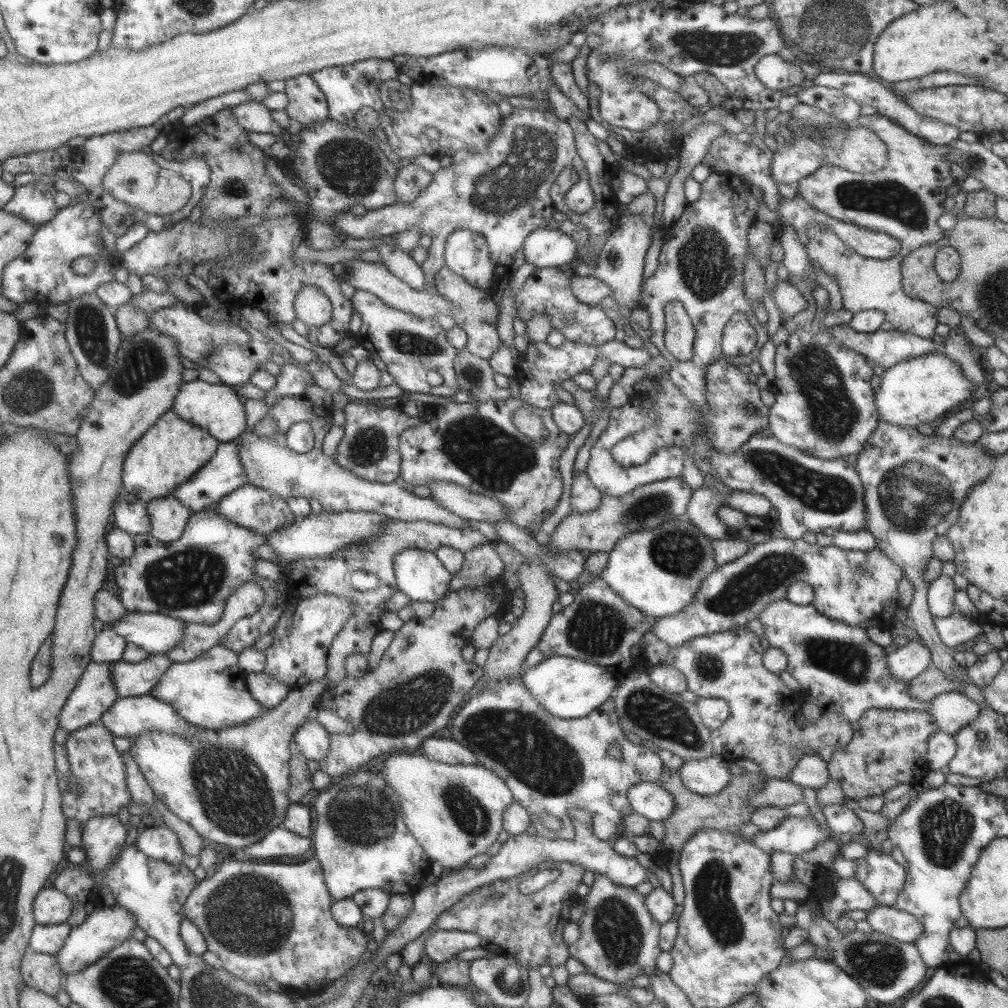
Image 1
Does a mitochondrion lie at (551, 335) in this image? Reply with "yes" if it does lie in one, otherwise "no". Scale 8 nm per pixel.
no

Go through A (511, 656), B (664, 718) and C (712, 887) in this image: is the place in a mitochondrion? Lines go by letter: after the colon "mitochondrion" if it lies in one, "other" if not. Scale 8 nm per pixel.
A: other
B: mitochondrion
C: mitochondrion

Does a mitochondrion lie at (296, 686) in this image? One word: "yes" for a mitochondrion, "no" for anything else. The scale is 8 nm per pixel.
no

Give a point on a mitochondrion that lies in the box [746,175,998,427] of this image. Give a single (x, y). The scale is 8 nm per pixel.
(896, 201)

